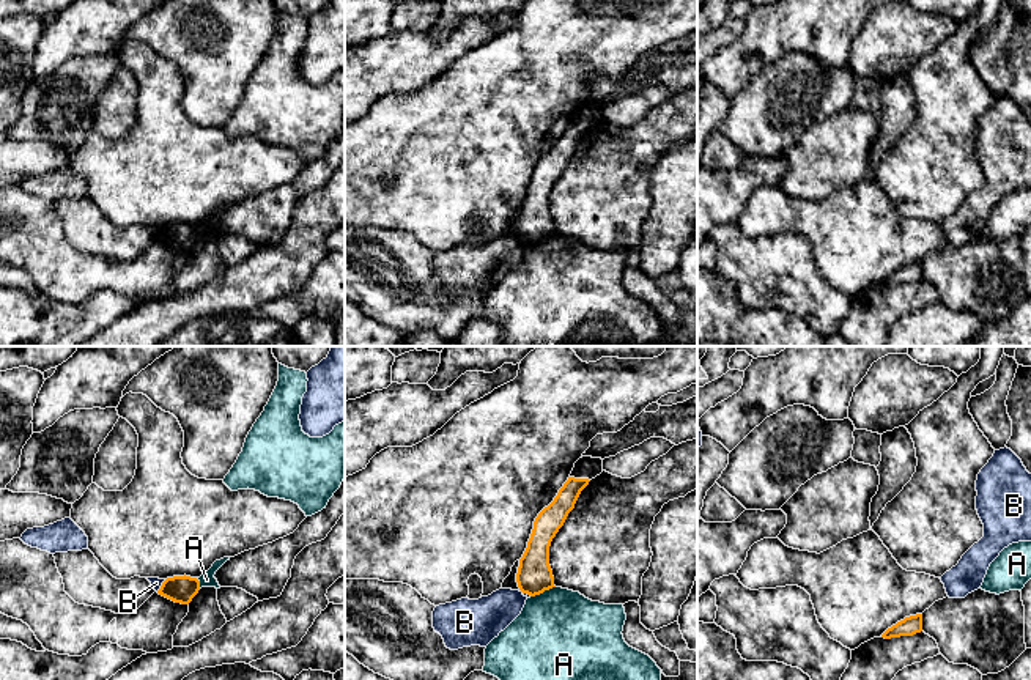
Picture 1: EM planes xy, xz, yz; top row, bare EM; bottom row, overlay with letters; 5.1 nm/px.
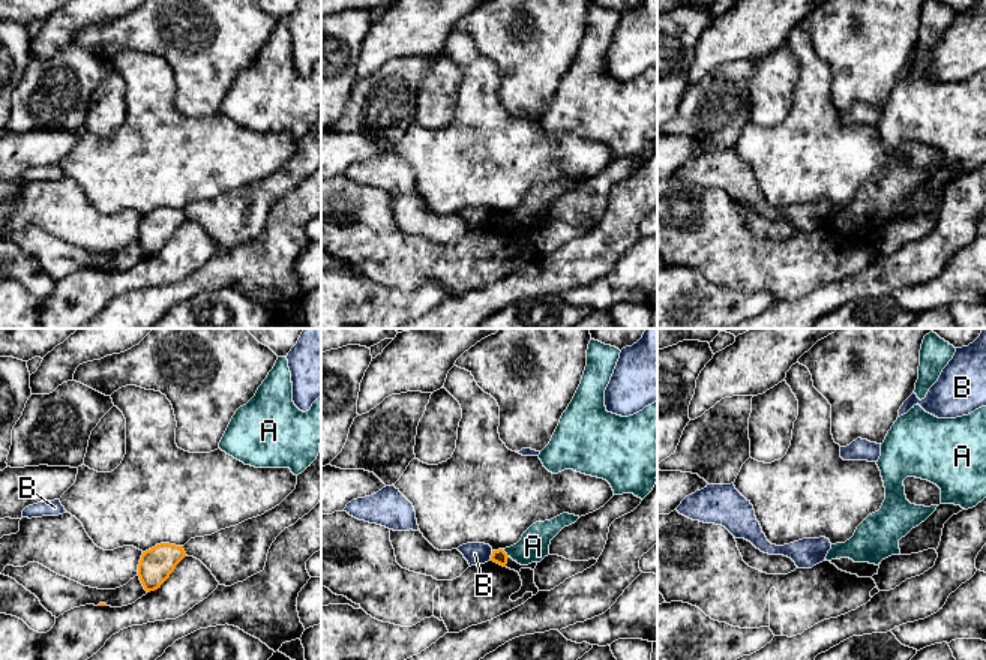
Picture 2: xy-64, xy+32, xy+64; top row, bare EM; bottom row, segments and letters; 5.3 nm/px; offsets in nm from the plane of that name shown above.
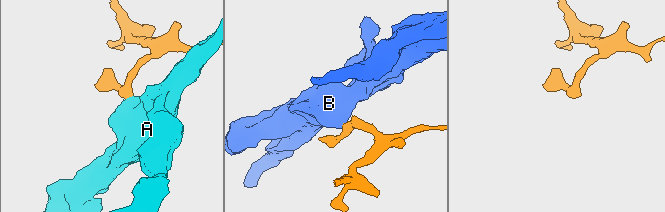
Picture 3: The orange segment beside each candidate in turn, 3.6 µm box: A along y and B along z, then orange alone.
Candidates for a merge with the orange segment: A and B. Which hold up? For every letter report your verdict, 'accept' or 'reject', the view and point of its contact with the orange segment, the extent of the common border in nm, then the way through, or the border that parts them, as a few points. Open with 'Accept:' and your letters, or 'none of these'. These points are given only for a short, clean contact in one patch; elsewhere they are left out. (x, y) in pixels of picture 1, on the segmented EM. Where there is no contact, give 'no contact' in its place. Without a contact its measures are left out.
Accept: none of these
A: reject | xz (542, 592) | 140 nm | along xz (554, 586), (531, 597)
B: reject | xy (161, 586) | 80 nm | along xy (166, 580), (156, 591)

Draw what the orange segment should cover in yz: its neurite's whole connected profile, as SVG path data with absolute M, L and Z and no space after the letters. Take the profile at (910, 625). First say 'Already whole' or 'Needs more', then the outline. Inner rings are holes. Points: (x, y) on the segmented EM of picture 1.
Already whole. M922 614L905 617L904 620L897 622L891 628L888 628L881 638L900 638L900 636L913 636L922 631Z

